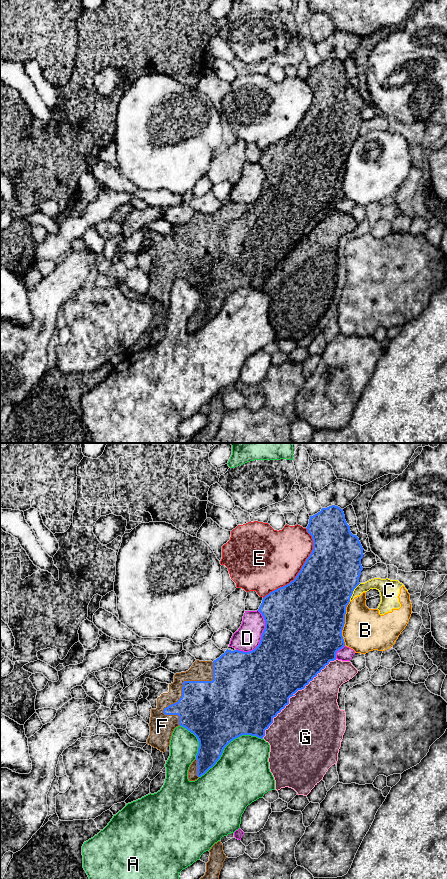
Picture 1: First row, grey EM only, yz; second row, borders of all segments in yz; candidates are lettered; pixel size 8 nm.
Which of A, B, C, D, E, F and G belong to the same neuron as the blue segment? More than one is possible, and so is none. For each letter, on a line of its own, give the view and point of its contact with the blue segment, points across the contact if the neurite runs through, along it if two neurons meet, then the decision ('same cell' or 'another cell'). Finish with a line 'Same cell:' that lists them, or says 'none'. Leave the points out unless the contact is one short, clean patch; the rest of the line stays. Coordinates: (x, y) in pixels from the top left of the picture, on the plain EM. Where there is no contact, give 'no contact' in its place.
A: meets blue in yz at (227, 296); another cell
B: meets blue in yz at (344, 175); another cell
C: meets blue in yz at (352, 144); another cell
D: meets blue in yz at (261, 190); another cell
E: meets blue in yz at (301, 121); another cell
F: meets blue in yz at (182, 240); same cell
G: meets blue in yz at (292, 247); another cell
Same cell: F

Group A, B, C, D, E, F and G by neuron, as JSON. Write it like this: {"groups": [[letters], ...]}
{"groups": [["A"], ["B", "C"], ["D"], ["E"], ["F"], ["G"]]}

